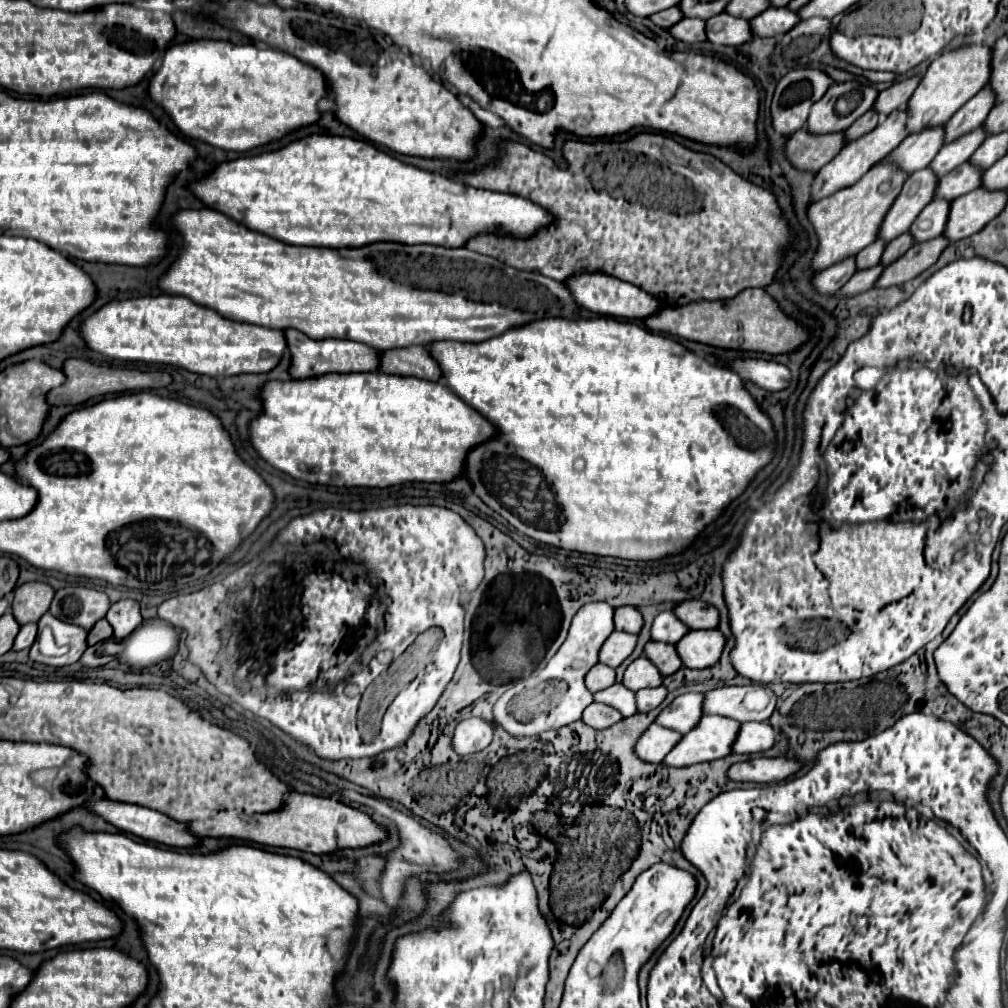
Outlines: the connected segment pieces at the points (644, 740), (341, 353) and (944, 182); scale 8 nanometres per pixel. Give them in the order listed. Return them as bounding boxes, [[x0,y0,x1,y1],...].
[[636,724,680,762],[286,330,376,378],[936,162,984,200]]

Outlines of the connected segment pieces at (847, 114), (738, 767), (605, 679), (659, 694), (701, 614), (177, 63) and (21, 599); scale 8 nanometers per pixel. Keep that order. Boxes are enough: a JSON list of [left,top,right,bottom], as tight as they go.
[[808,80,878,134],[728,756,802,784],[586,664,616,692],[636,686,666,712],[674,600,720,630],[150,40,328,152],[12,582,54,624]]

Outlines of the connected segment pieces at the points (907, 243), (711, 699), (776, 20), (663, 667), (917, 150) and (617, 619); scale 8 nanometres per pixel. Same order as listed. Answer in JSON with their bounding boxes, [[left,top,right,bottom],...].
[[880,232,914,264],[704,686,776,722],[752,8,800,36],[644,640,682,676],[892,124,944,172],[614,606,644,634]]

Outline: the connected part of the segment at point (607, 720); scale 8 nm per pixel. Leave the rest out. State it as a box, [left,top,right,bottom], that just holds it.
[582,702,624,728]

